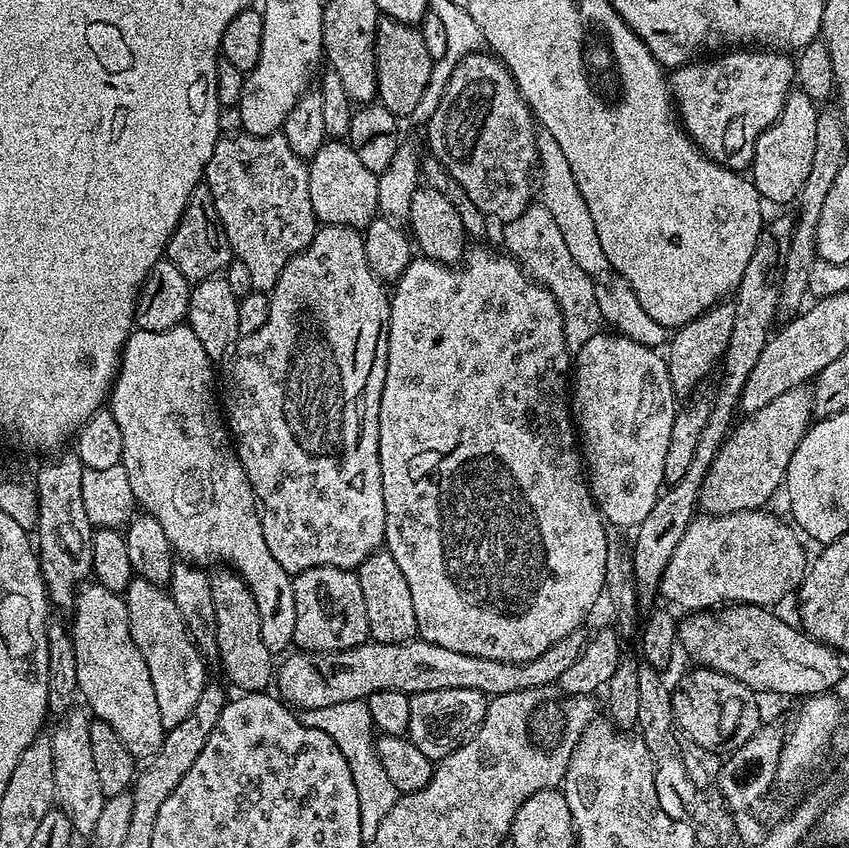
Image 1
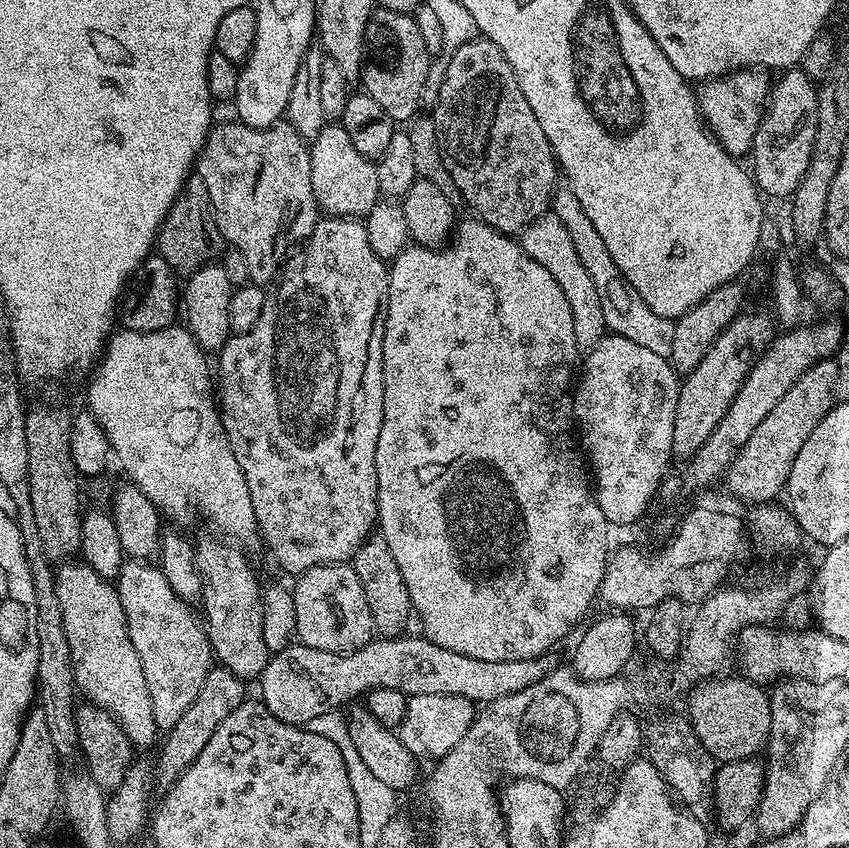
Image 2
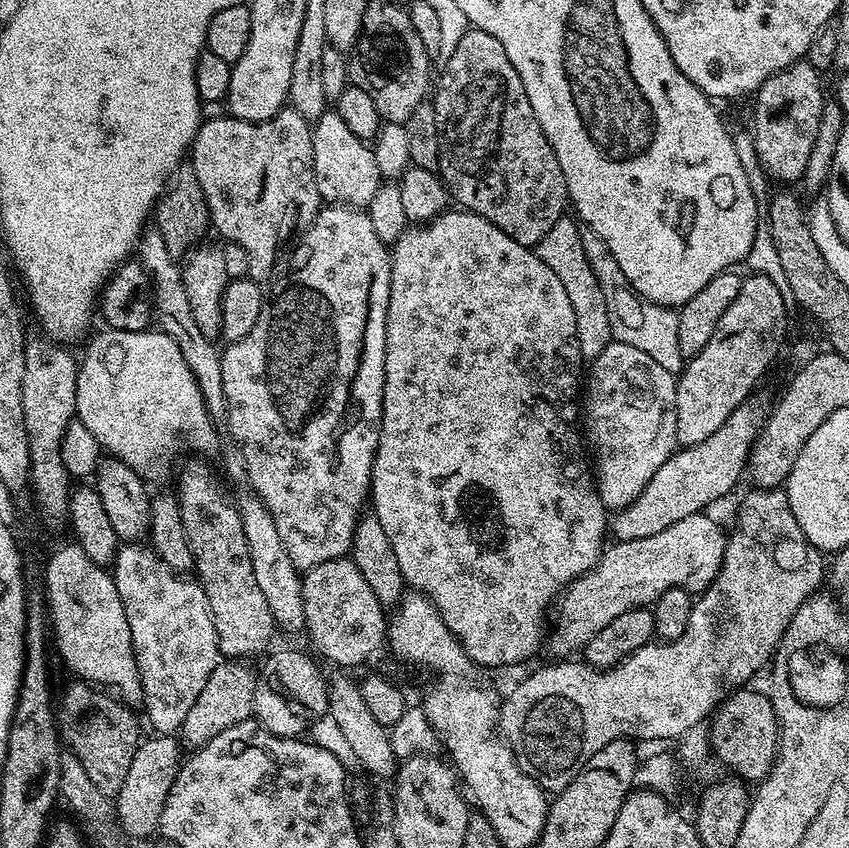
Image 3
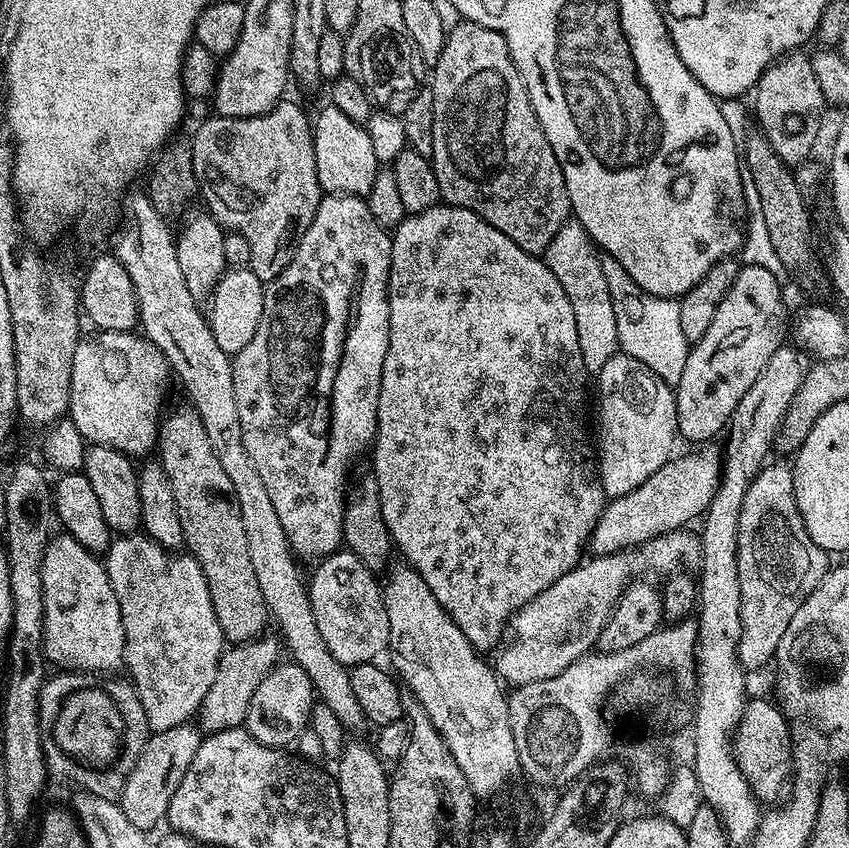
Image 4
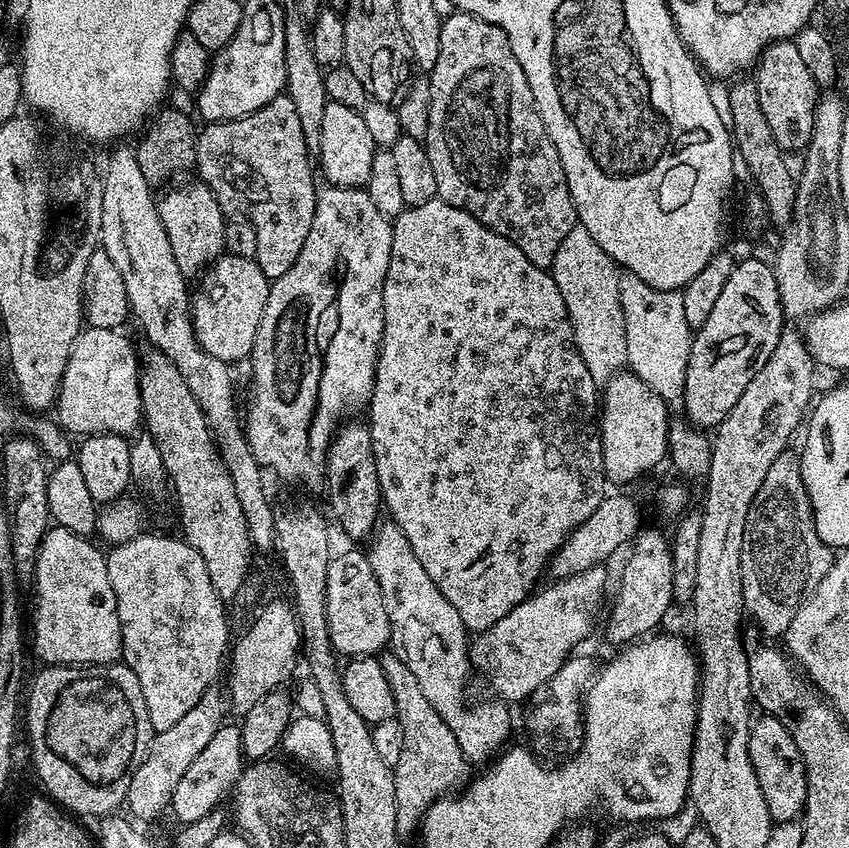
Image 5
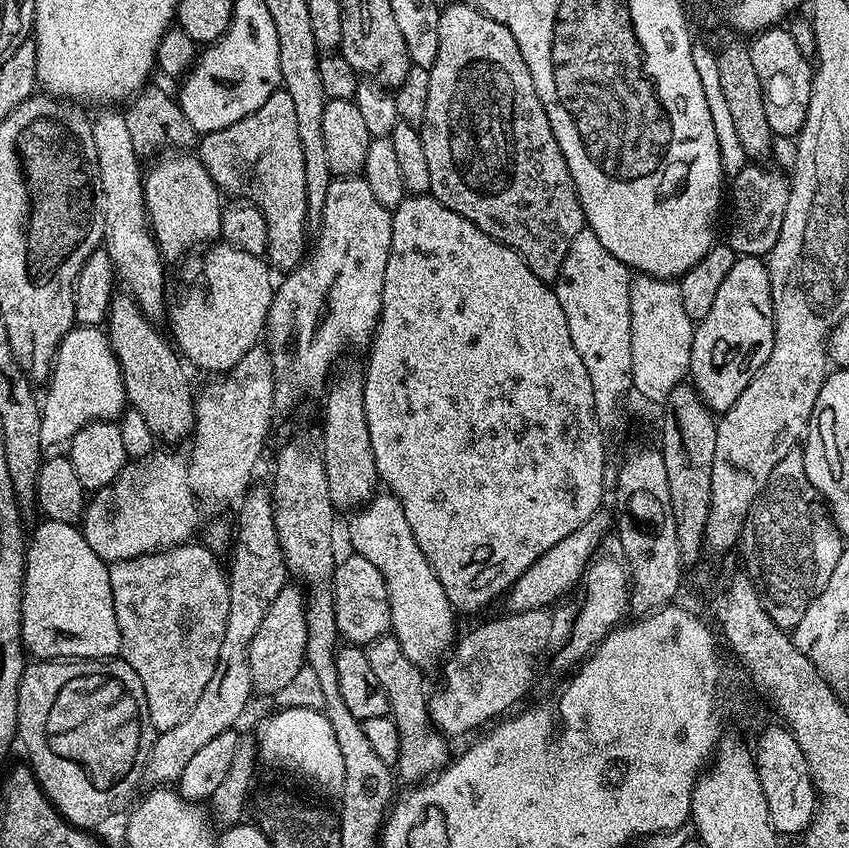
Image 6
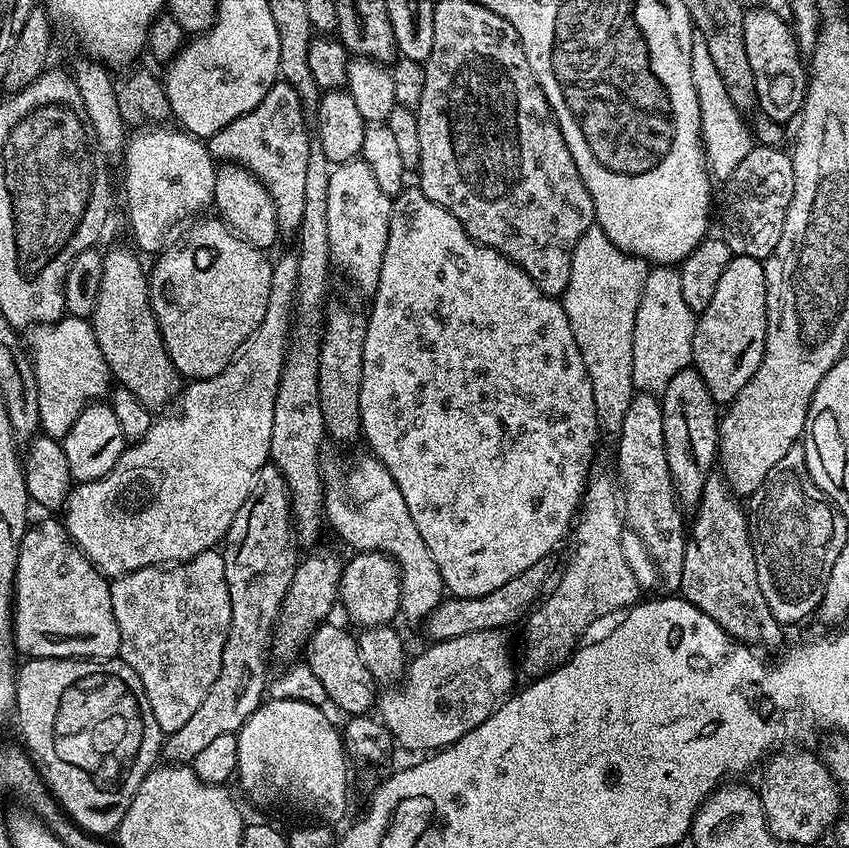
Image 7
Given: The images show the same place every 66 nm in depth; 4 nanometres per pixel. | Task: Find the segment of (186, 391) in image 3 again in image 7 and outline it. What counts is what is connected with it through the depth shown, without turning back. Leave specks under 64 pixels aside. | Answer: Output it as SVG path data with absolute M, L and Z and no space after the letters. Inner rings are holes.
M65 314L53 324L35 325L30 335L32 335L30 359L38 386L40 432L55 440L63 441L64 435L87 404L109 395L108 364L102 358L102 350L98 350L92 325L85 317Z

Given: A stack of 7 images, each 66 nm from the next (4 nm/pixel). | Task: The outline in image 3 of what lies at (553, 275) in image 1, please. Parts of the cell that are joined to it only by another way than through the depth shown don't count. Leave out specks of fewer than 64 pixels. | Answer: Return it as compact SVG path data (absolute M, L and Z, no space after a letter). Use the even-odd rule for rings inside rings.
M562 215L534 245L534 251L536 256L542 258L542 262L546 262L546 266L550 266L550 270L554 270L554 274L558 274L558 278L562 281L562 286L570 298L570 306L574 306L574 322L580 355L585 361L591 362L598 358L613 338L610 318L606 314L606 298L602 294L602 289L598 287L598 278L594 278L594 270L590 270L586 250L582 250L580 230L581 225L571 215Z

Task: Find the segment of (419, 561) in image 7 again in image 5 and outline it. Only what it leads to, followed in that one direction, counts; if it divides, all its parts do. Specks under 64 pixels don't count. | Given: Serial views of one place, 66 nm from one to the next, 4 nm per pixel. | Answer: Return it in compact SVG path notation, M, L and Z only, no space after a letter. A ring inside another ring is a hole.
M384 523L371 537L366 555L370 570L374 570L374 578L378 578L378 590L382 590L382 606L386 606L386 618L390 622L390 651L406 662L430 706L434 706L446 726L454 730L454 738L458 738L458 746L462 746L462 754L469 765L483 765L509 743L508 735L512 732L509 705L496 698L484 700L481 704L464 701L468 672L473 671L470 633L462 618L458 618L458 610L446 602L446 594L434 586L434 578L430 578L422 562L418 562L414 546L410 546L406 534L402 534L397 524Z

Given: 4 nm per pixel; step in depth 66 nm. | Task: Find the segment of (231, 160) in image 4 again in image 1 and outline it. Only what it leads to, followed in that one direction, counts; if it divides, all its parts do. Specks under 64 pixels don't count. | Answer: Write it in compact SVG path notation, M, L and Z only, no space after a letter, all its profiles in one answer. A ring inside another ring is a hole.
M224 134L210 154L210 162L204 167L203 183L208 185L216 207L217 218L224 228L225 237L235 259L250 270L250 282L257 292L271 293L278 282L286 262L294 258L314 238L318 221L314 206L310 206L310 178L308 165L301 156L290 150L283 134L249 136Z

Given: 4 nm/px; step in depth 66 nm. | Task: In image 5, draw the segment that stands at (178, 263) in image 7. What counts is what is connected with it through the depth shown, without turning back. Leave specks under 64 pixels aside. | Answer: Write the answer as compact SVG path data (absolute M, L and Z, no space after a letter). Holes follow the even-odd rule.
M222 254L199 277L198 283L191 293L190 307L194 334L202 350L219 360L247 361L258 334L258 322L262 322L262 310L266 310L270 287L266 274L262 274L255 260Z

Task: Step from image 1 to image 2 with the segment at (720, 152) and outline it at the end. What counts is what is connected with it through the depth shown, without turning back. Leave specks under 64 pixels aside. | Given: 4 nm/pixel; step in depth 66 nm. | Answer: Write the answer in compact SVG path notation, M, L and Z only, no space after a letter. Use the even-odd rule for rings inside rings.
M732 70L699 85L698 103L709 132L730 155L744 158L751 153L754 134L764 117L770 95L769 73L764 70Z

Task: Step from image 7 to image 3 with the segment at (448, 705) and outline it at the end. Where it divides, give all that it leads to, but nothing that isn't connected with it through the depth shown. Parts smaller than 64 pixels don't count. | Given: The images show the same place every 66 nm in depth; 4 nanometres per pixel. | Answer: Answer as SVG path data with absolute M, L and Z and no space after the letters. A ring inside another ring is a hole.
M703 511L666 527L658 534L633 540L616 540L600 553L600 560L560 593L554 604L556 625L546 636L553 657L568 658L579 653L598 634L631 608L647 608L666 590L681 588L699 594L711 586L724 561L726 532Z

